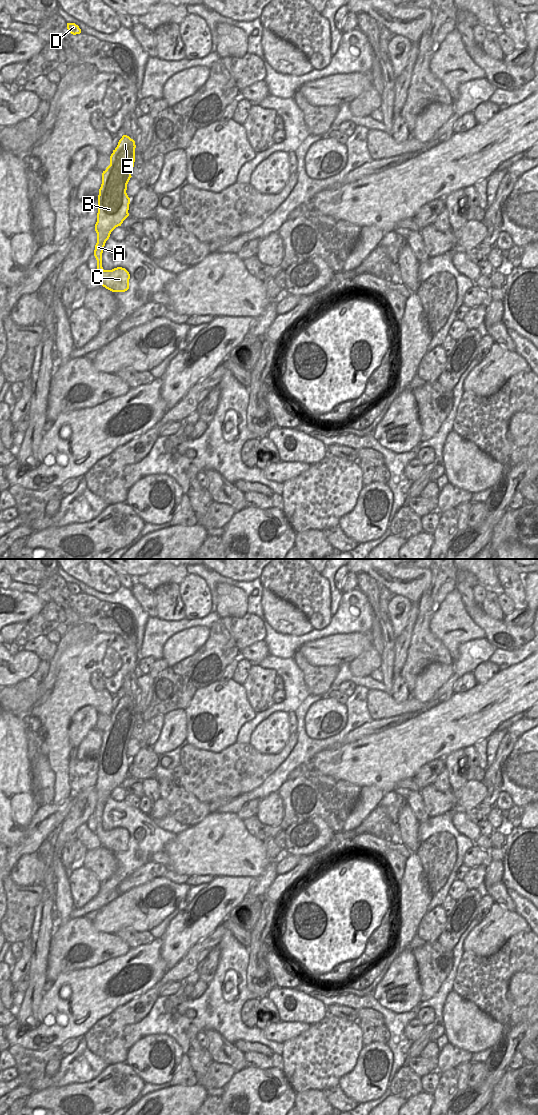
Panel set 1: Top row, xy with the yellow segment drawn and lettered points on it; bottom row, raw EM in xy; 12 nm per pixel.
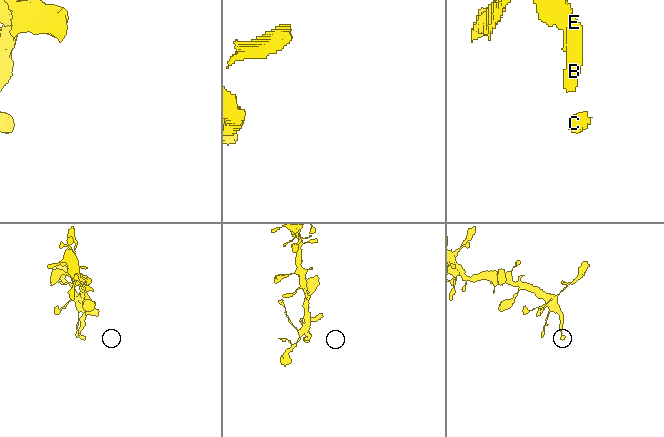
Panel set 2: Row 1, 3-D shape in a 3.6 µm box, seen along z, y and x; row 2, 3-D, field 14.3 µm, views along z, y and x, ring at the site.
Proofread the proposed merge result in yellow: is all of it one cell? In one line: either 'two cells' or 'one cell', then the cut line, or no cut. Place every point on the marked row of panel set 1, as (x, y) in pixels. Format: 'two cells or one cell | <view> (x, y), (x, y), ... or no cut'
one cell | no cut

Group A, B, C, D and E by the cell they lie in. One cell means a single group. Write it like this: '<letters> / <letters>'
A B C D E

